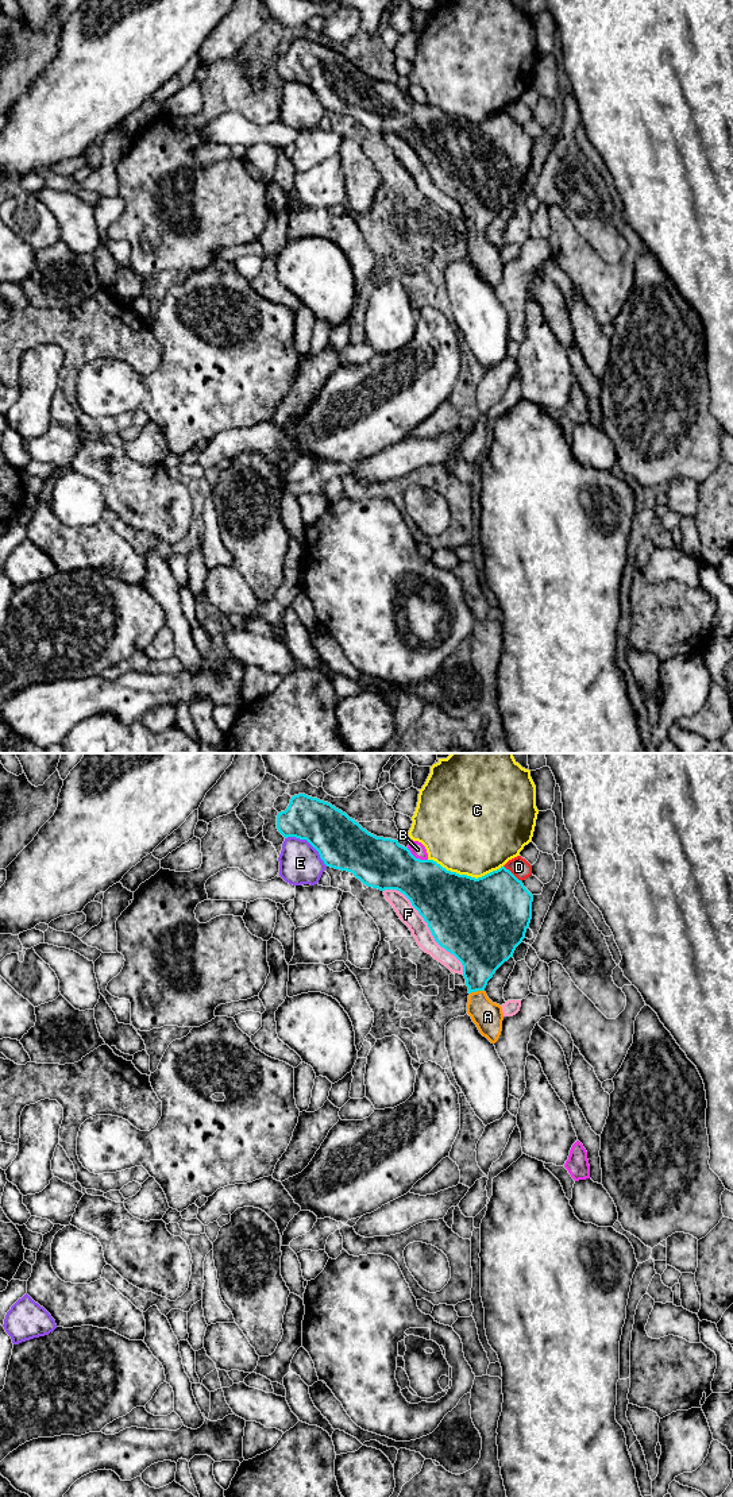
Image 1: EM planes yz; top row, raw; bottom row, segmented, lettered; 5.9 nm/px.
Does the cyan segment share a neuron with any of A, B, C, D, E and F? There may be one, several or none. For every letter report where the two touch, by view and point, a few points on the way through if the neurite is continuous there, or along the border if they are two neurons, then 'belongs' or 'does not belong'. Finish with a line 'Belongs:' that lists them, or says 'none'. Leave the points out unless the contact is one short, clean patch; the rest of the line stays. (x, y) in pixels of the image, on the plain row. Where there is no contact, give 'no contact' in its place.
A: yz (477, 234) | across yz (481, 192), (477, 234), (478, 249), (487, 261) | belongs
B: yz (417, 103) | does not belong
C: yz (466, 119) | does not belong
D: yz (512, 118) | does not belong
E: yz (308, 85) | does not belong
F: yz (428, 170) | does not belong
Belongs: A

